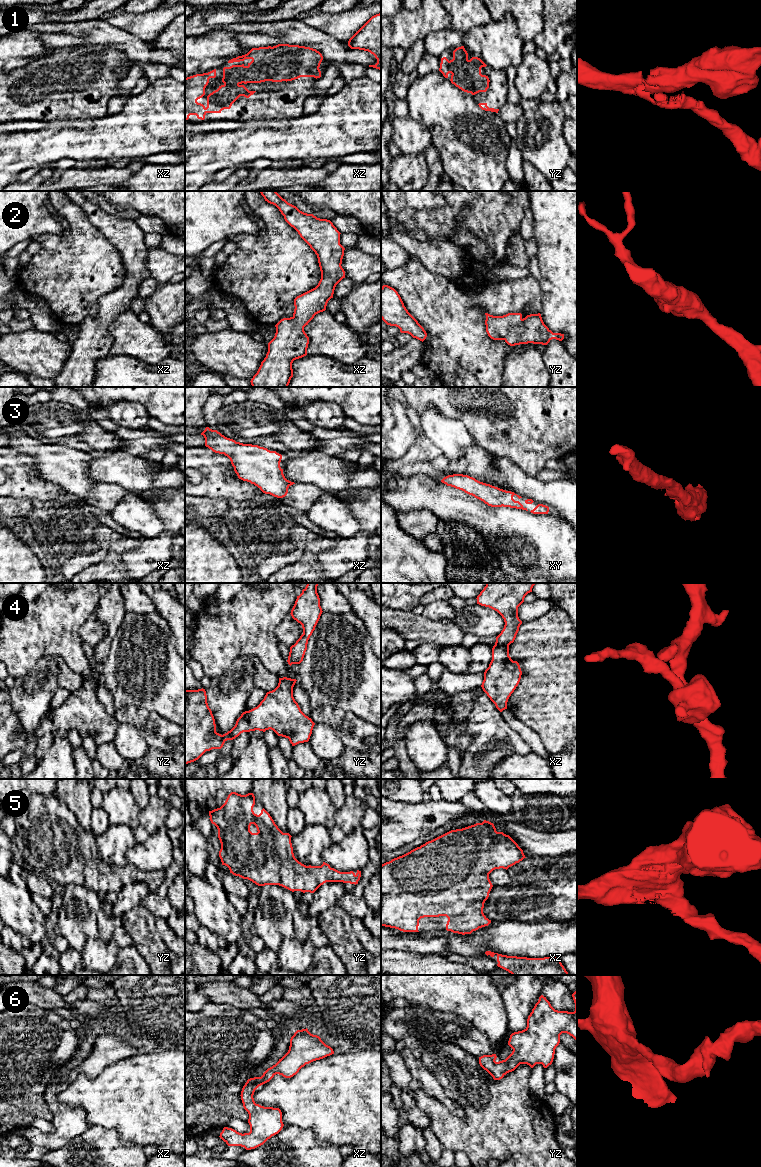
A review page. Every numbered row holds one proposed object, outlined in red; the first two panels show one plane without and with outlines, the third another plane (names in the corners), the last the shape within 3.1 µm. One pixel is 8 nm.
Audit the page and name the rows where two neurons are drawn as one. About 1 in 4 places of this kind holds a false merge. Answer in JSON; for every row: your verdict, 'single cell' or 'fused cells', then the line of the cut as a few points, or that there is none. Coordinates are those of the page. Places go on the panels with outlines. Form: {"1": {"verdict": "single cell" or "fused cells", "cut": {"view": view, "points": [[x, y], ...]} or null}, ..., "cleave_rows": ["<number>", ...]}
{"1": {"verdict": "single cell", "cut": null}, "2": {"verdict": "single cell", "cut": null}, "3": {"verdict": "single cell", "cut": null}, "4": {"verdict": "single cell", "cut": null}, "5": {"verdict": "single cell", "cut": null}, "6": {"verdict": "single cell", "cut": null}, "cleave_rows": []}

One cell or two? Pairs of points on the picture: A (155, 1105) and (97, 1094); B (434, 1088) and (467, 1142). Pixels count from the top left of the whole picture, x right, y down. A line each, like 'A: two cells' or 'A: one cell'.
A: one cell
B: two cells

